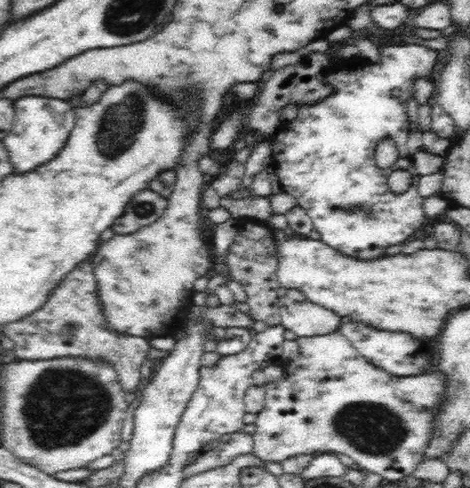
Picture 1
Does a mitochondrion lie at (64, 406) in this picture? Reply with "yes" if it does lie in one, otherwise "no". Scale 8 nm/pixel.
yes

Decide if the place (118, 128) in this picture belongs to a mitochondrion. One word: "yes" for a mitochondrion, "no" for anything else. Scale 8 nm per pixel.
yes

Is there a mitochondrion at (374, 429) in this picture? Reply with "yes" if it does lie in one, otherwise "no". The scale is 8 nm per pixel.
yes

